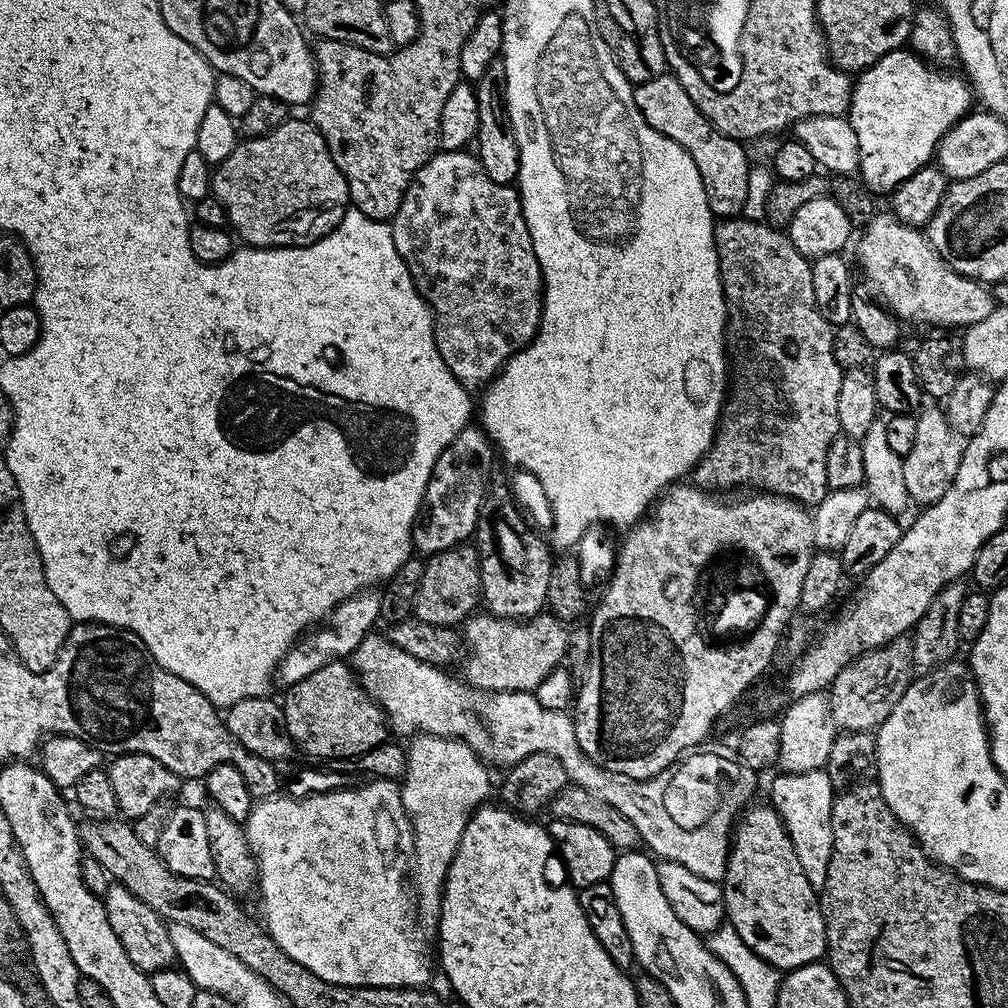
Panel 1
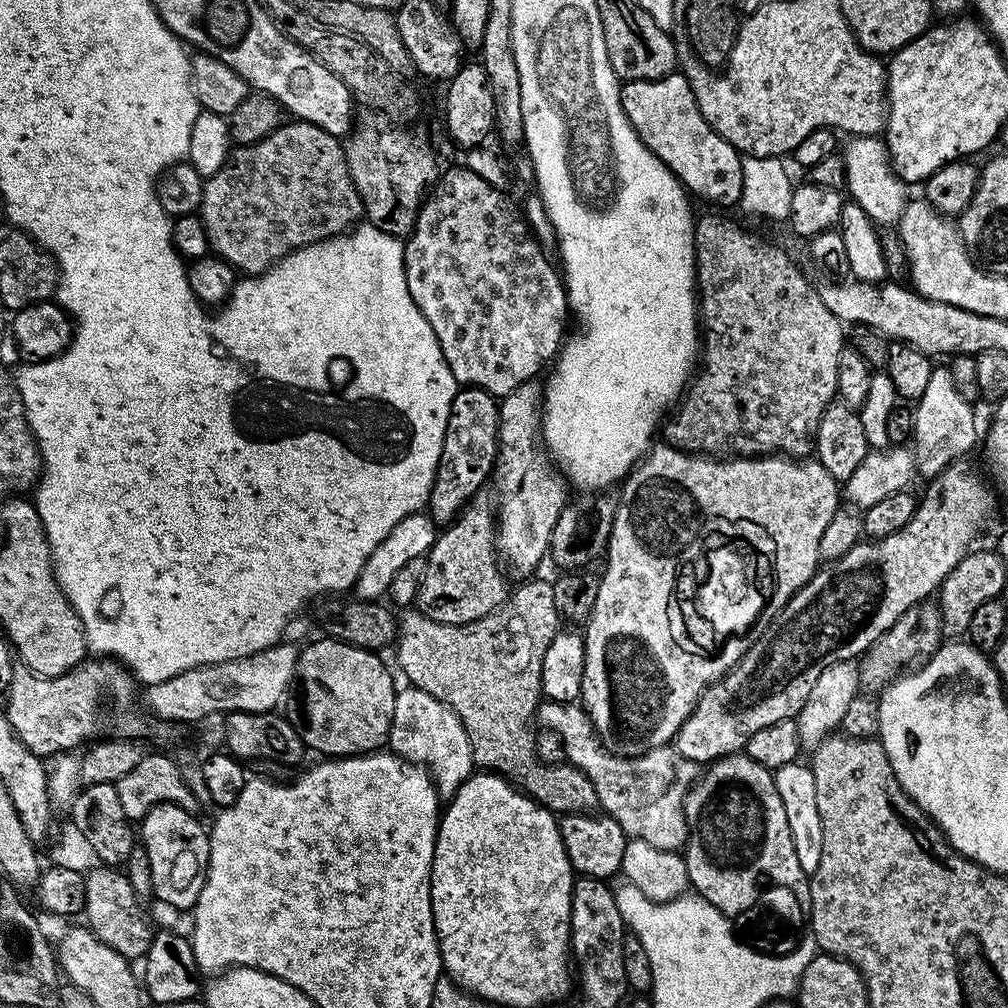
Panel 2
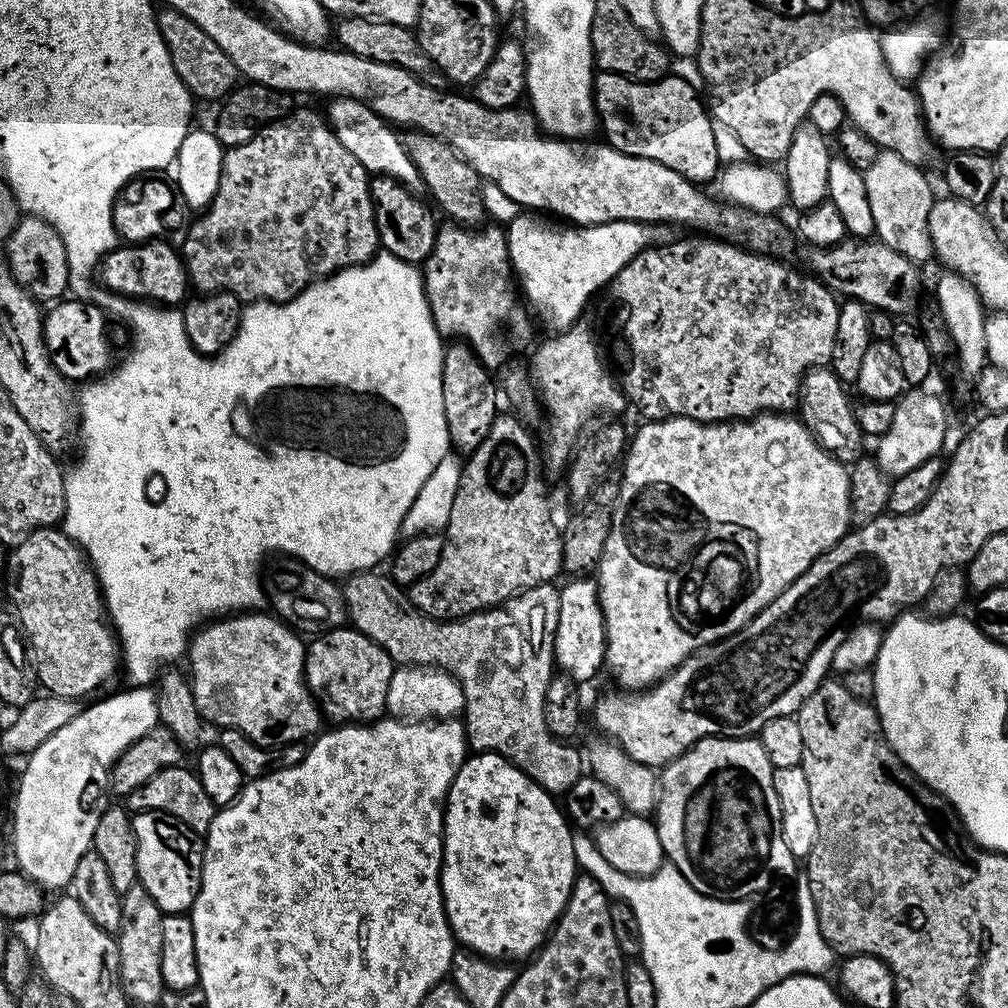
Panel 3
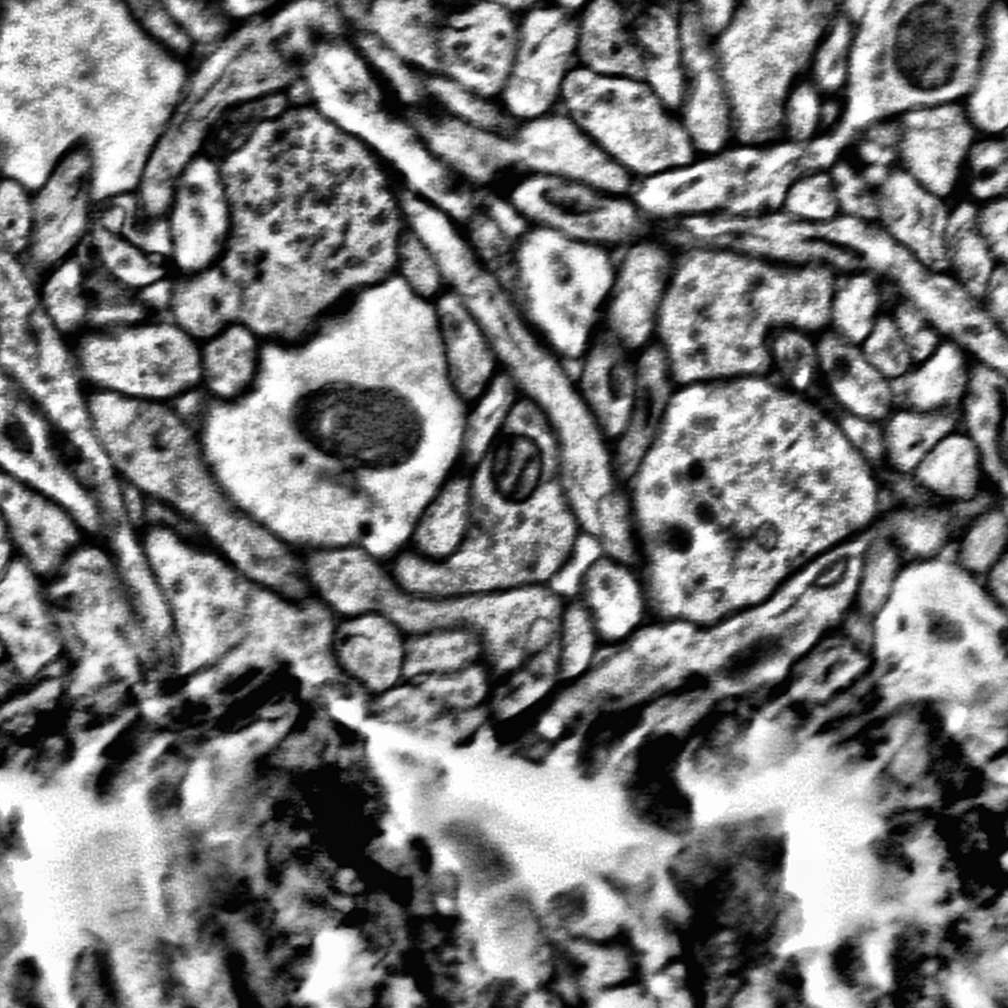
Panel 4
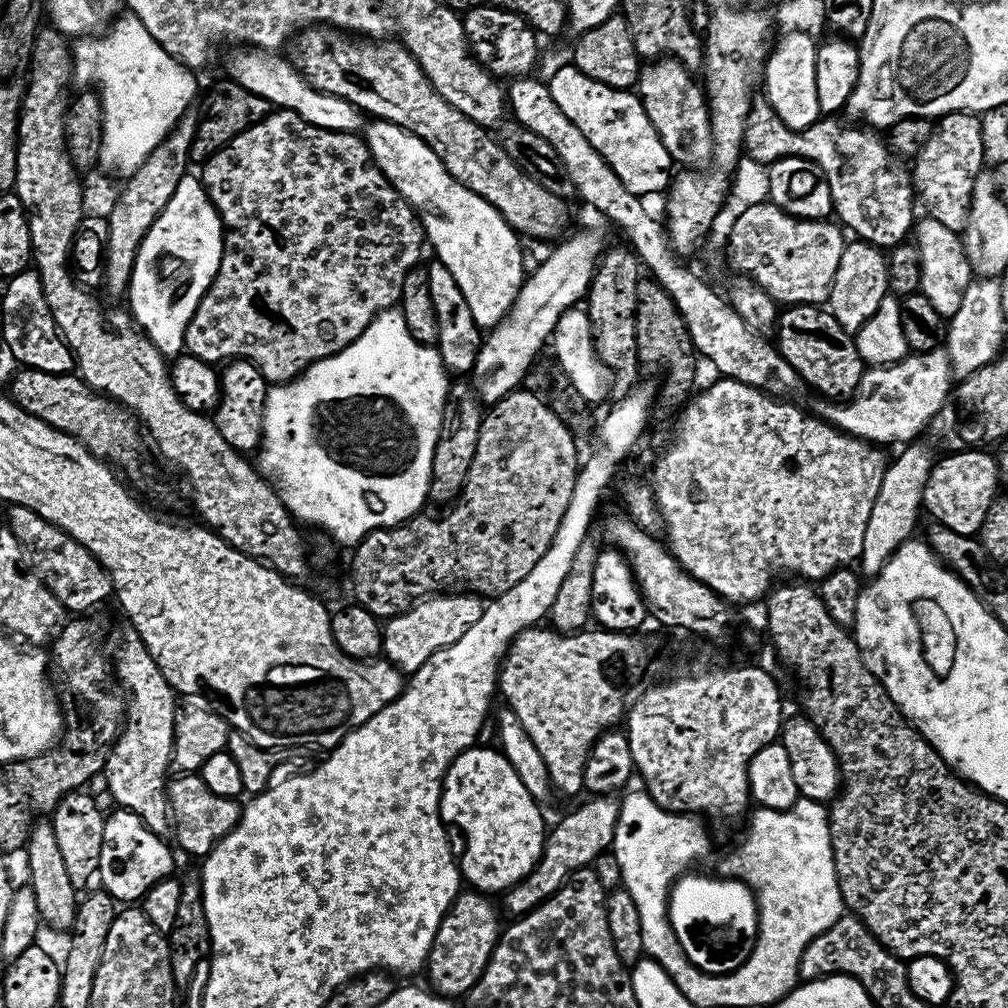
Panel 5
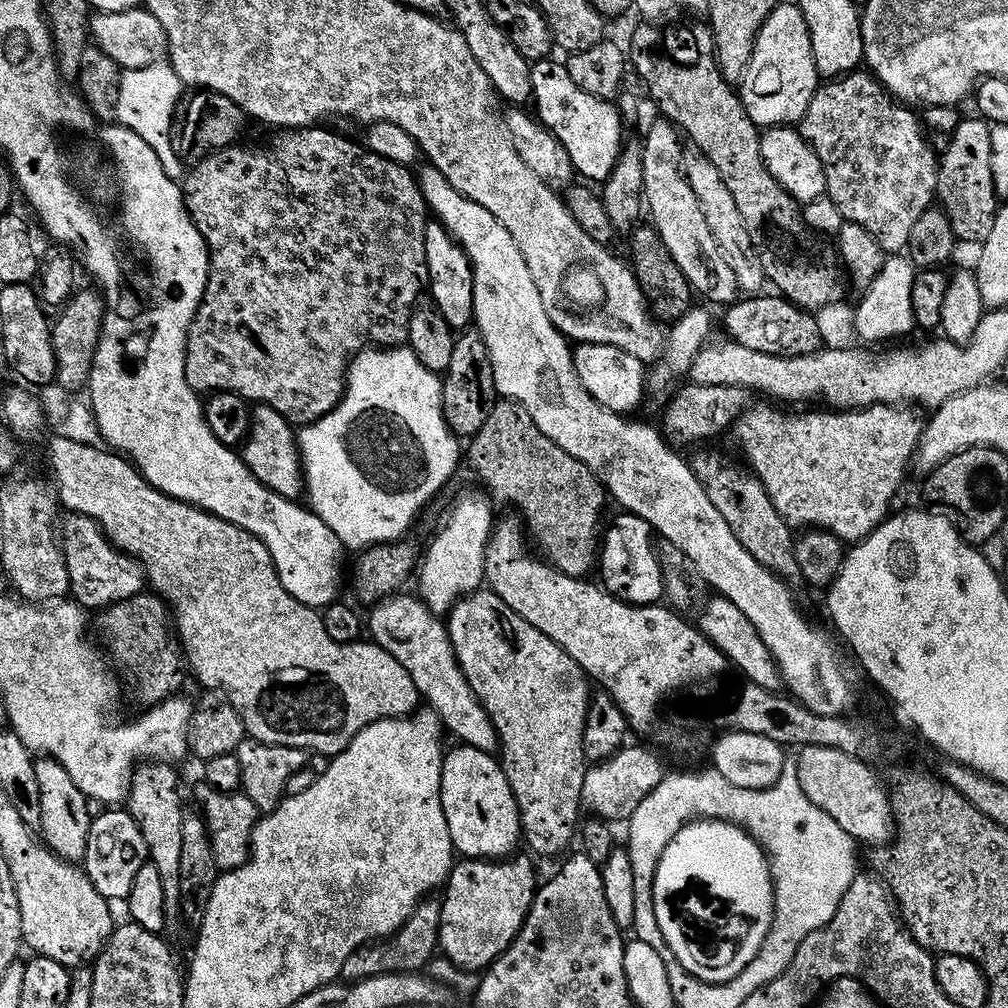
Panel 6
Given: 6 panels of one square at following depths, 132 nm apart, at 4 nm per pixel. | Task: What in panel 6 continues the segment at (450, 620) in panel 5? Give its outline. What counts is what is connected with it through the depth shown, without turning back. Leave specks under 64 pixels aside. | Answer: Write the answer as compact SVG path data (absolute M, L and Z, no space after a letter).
M464 490L457 496L444 526L419 565L416 594L434 615L447 615L458 600L477 591L485 581L485 550L494 527L494 506L488 494L480 492Z

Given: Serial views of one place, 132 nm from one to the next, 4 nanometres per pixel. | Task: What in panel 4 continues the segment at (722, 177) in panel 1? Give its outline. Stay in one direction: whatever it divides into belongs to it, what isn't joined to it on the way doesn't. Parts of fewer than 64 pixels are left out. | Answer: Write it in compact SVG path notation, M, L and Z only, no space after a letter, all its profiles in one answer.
M576 66L564 79L562 104L568 107L567 115L576 121L585 136L601 140L613 152L620 152L649 173L667 174L681 166L699 164L704 152L689 129L683 107L667 100L663 95L667 96L651 79L614 76L611 72L595 72L583 66Z

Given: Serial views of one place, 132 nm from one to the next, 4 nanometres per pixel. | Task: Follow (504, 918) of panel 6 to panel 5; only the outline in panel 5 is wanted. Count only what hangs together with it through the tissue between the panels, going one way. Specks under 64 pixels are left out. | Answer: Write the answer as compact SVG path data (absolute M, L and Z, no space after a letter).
M475 890L457 892L434 934L426 961L426 973L432 979L431 987L445 998L463 997L476 985L502 935L500 916L488 900L491 899L485 893Z

